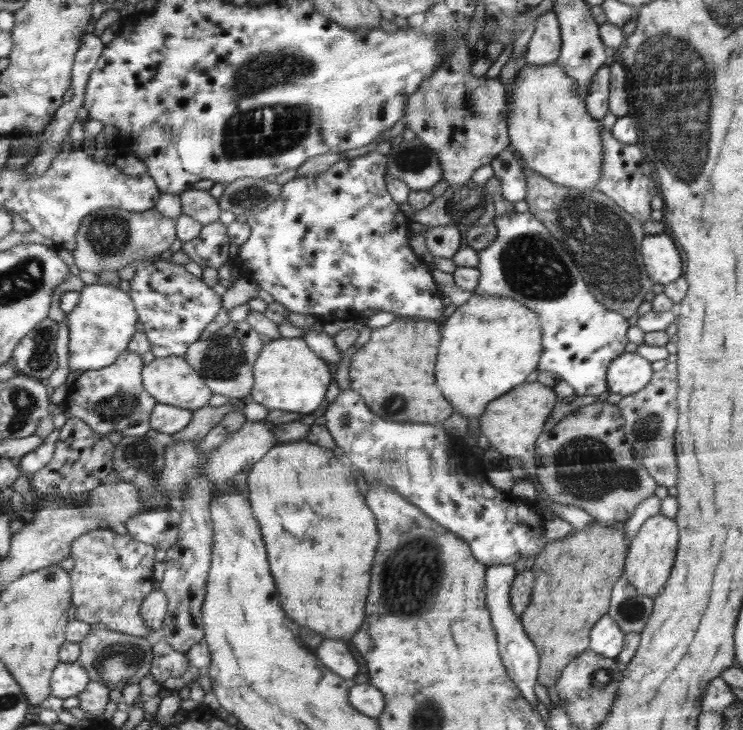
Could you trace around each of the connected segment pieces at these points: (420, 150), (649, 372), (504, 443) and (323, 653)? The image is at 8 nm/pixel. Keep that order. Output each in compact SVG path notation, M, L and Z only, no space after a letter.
M418 137L410 141L404 139L386 155L388 158L386 173L396 180L406 182L412 191L429 190L443 178L443 166L435 151L426 146L424 141Z
M624 352L611 362L607 370L607 387L610 392L622 397L636 394L650 385L654 375L652 364L643 355Z
M540 382L520 384L510 393L488 402L488 406L484 408L484 414L478 418L480 432L486 436L491 450L498 450L507 457L520 456L520 459L524 460L525 472L534 477L538 468L534 458L536 438L541 435L542 426L544 426L546 418L550 416L556 400L558 400L556 394Z
M324 640L322 646L318 648L316 656L328 666L334 674L352 680L358 674L358 662L348 649L347 642L338 642L338 640Z

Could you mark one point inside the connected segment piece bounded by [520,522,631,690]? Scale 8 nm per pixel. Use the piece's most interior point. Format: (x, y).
(577, 573)

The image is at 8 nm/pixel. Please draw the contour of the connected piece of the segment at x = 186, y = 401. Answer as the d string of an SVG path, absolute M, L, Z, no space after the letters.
M174 355L162 358L155 357L152 362L144 366L142 378L148 394L158 400L158 403L184 407L184 409L193 412L208 405L213 396L212 390L205 386L204 380L182 357Z

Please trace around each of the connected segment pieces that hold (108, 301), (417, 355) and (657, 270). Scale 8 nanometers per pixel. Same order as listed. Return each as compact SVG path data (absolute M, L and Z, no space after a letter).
M107 283L90 284L79 293L82 301L67 314L70 372L96 370L114 364L128 348L132 335L139 329L132 298L116 286Z
M406 318L395 319L384 328L372 330L368 342L354 353L350 363L350 388L358 394L364 394L364 402L376 410L376 414L386 420L397 423L417 422L438 424L454 414L450 402L446 402L436 386L434 366L436 366L436 350L440 344L440 326L428 319Z
M654 234L644 238L644 261L647 262L647 275L652 282L661 285L670 285L679 281L682 276L682 262L680 252L670 236Z

